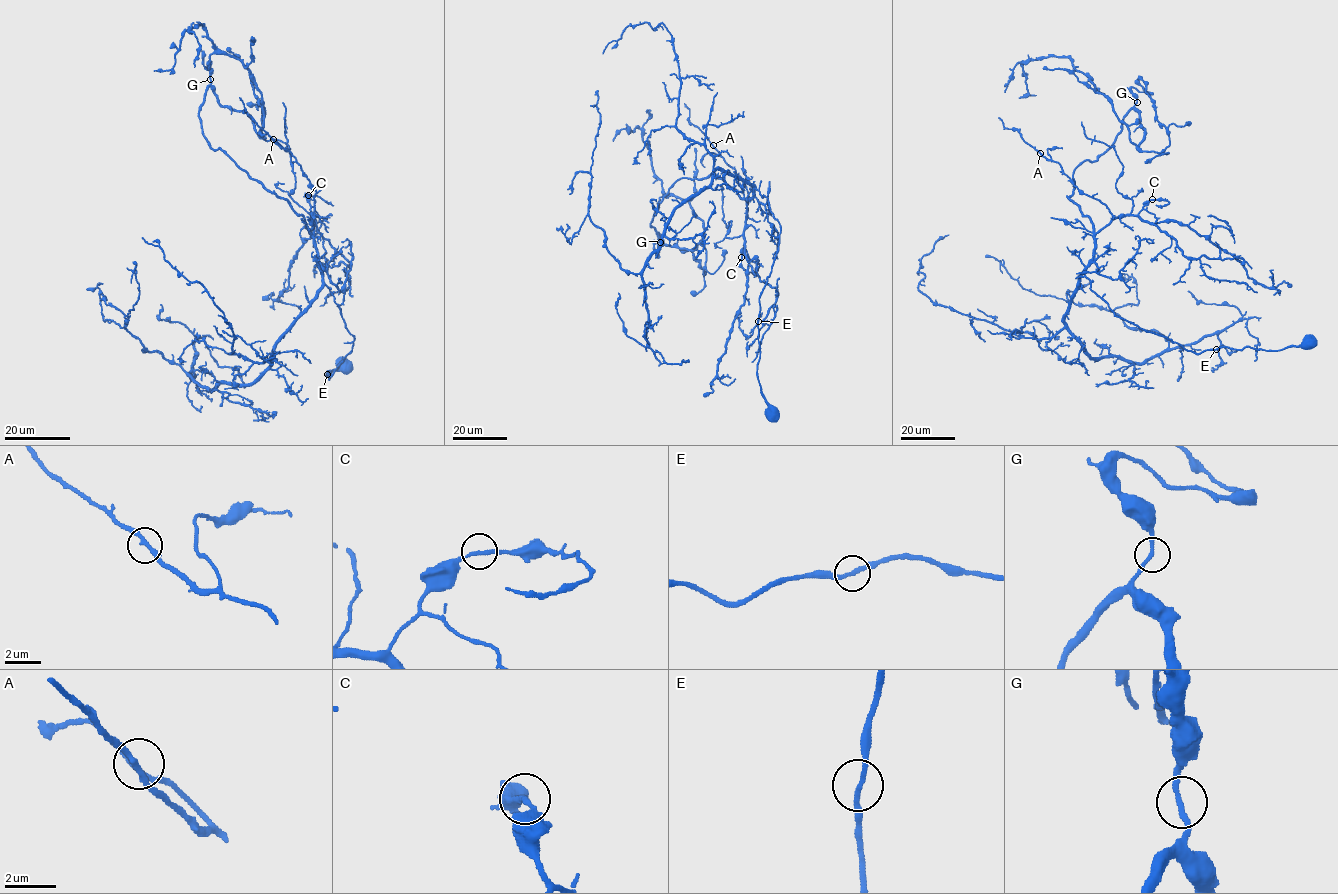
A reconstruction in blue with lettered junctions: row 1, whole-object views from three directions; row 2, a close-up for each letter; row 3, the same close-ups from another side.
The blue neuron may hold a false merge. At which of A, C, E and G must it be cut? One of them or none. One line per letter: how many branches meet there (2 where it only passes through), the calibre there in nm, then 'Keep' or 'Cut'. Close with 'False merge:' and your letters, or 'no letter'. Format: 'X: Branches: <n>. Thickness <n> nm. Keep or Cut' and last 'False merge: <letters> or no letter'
A: Branches: 2. Thickness 200 nm. Keep
C: Branches: 2. Thickness 200 nm. Keep
E: Branches: 2. Thickness 190 nm. Keep
G: Branches: 2. Thickness 200 nm. Keep
False merge: no letter

